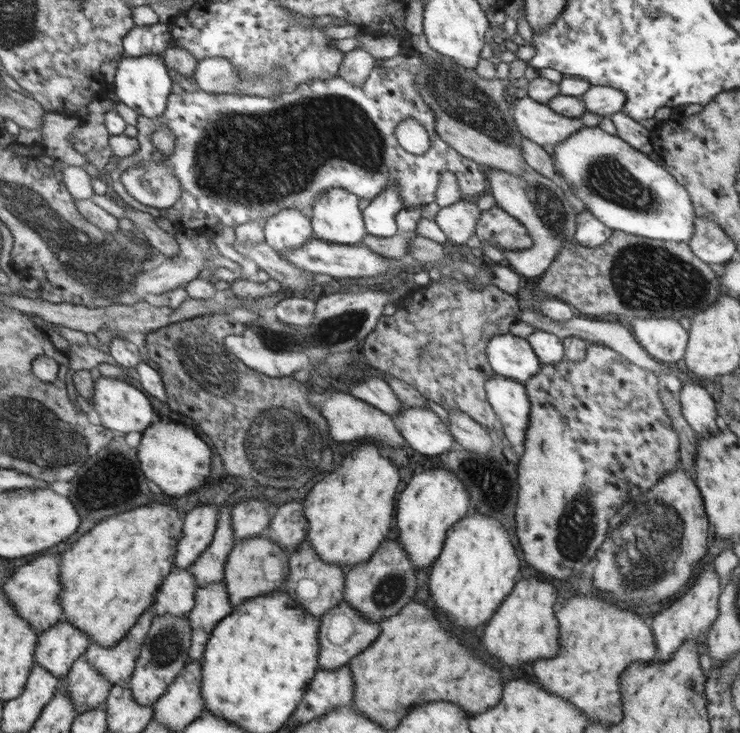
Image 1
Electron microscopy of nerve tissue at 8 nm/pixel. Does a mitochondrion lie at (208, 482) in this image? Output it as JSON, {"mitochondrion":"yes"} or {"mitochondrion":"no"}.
{"mitochondrion":"no"}

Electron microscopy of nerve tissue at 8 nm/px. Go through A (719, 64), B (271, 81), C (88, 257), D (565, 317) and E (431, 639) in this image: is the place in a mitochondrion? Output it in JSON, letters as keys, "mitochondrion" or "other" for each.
{"A":"other","B":"mitochondrion","C":"mitochondrion","D":"other","E":"other"}

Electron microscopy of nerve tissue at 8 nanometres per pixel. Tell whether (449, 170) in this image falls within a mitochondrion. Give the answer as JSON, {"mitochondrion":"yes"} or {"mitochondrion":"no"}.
{"mitochondrion":"no"}

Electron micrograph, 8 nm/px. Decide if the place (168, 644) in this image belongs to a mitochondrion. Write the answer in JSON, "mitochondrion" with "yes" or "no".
{"mitochondrion":"yes"}

